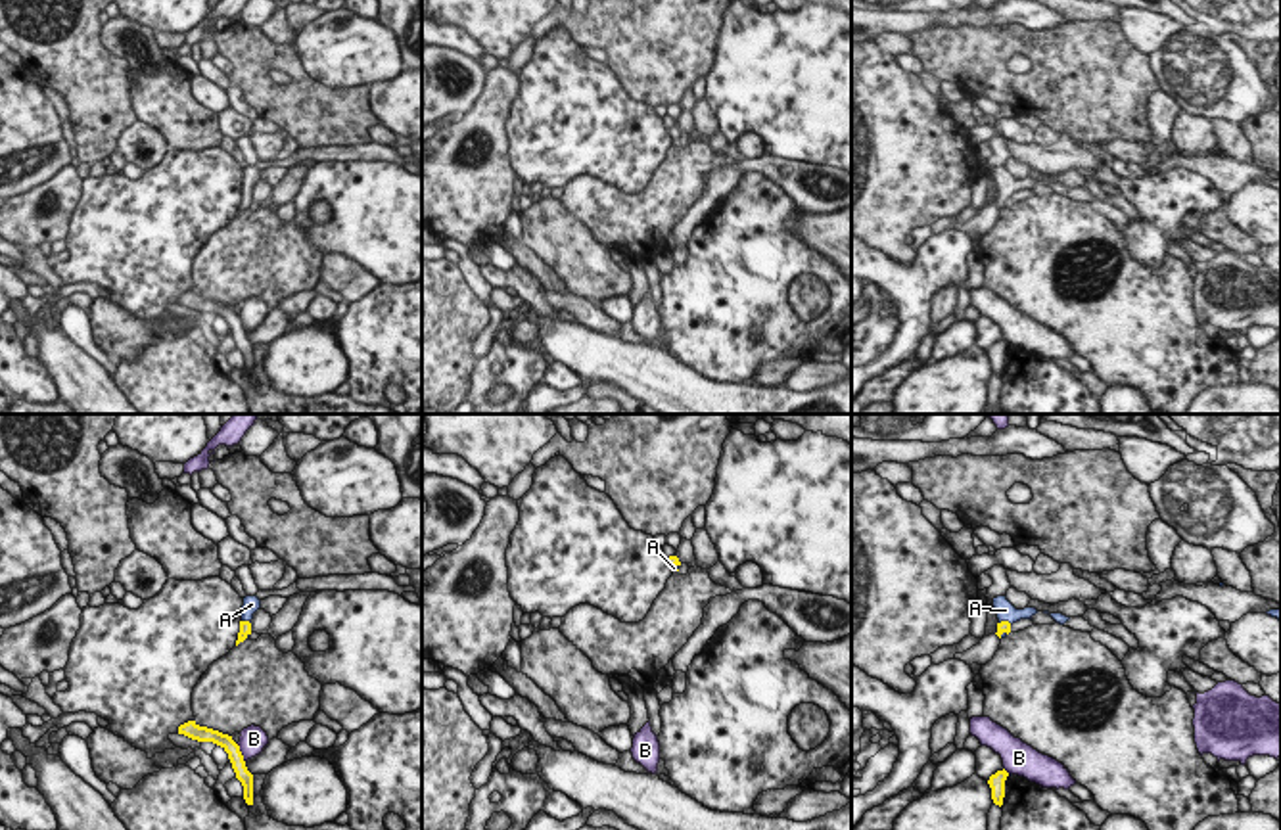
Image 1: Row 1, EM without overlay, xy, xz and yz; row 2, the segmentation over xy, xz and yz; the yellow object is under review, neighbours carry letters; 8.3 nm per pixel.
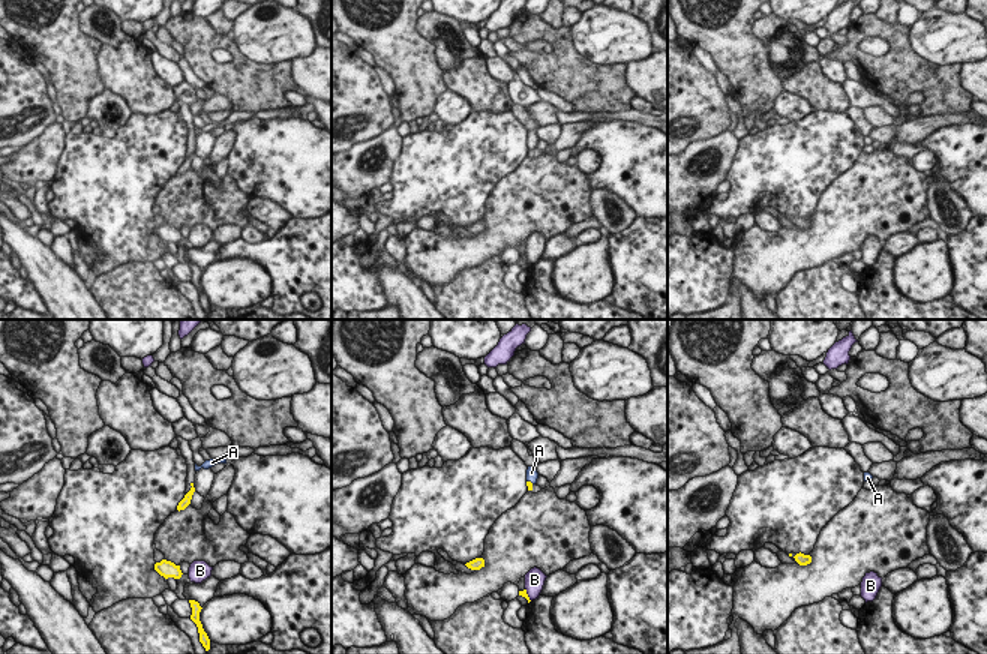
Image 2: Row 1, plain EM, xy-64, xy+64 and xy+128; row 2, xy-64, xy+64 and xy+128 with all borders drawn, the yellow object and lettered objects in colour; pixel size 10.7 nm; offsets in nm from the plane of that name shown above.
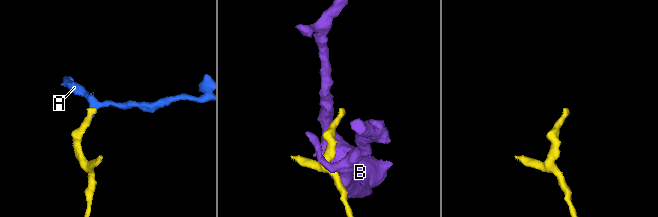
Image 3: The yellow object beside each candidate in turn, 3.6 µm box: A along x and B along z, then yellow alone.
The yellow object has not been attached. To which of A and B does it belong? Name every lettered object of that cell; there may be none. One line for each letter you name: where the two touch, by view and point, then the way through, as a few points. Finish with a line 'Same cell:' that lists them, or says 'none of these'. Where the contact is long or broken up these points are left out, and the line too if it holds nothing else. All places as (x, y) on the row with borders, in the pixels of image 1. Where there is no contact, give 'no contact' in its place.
A: meets yellow in xy at (246, 622); runs through xy (244, 625), (246, 622), (252, 604)
Same cell: A

